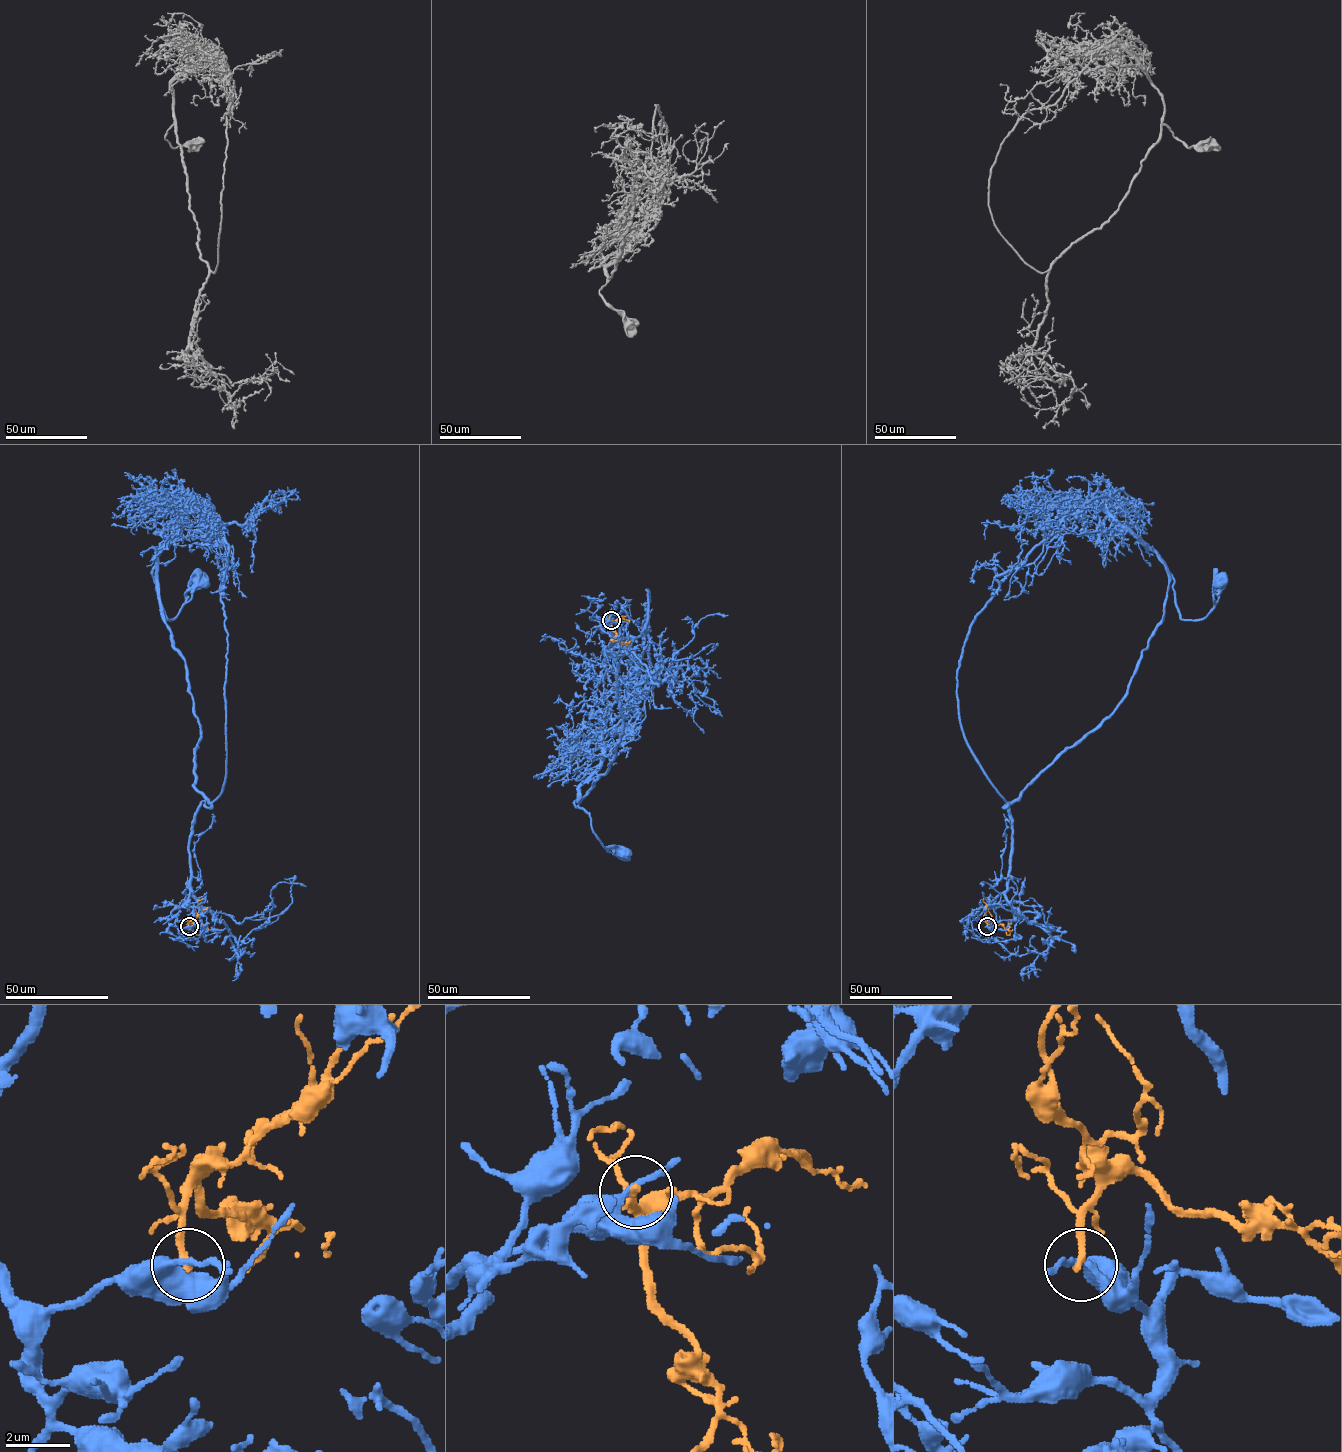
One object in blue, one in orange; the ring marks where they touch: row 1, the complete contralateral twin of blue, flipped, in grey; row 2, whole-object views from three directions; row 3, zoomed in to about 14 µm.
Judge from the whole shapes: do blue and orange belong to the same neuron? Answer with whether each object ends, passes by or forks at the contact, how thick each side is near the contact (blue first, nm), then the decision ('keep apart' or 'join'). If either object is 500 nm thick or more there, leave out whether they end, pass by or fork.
blue passes by; orange ends; calibres 240 and 240 nm; keep apart

